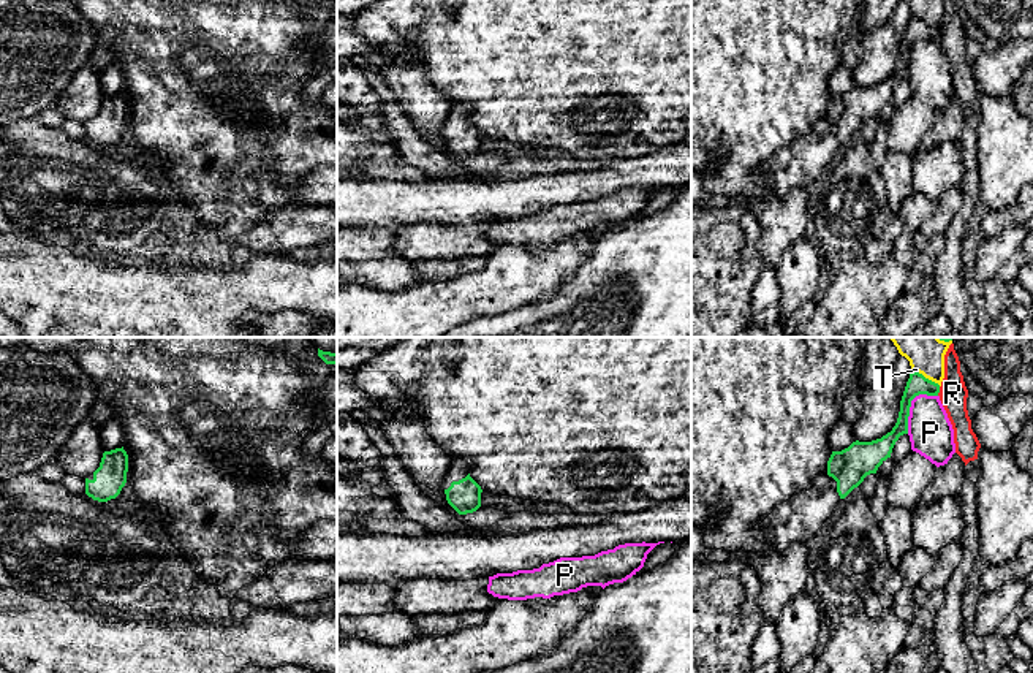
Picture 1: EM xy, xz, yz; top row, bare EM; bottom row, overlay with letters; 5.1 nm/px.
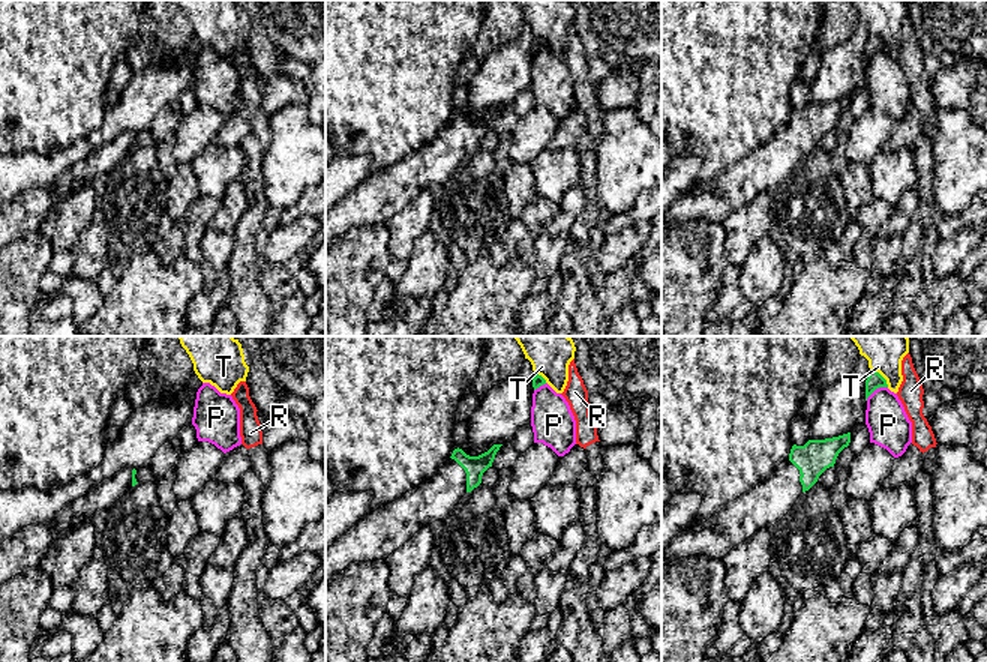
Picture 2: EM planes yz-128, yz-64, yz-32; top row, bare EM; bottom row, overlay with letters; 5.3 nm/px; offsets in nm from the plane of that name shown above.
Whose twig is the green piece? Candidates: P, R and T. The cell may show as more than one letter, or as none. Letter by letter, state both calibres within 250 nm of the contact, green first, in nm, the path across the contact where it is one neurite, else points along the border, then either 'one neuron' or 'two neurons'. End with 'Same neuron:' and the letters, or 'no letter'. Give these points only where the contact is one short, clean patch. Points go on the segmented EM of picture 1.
P: 100/220 nm | two neurons
R: 100/140 nm | two neurons
T: 100/220 nm | two neurons
Same neuron: no letter

